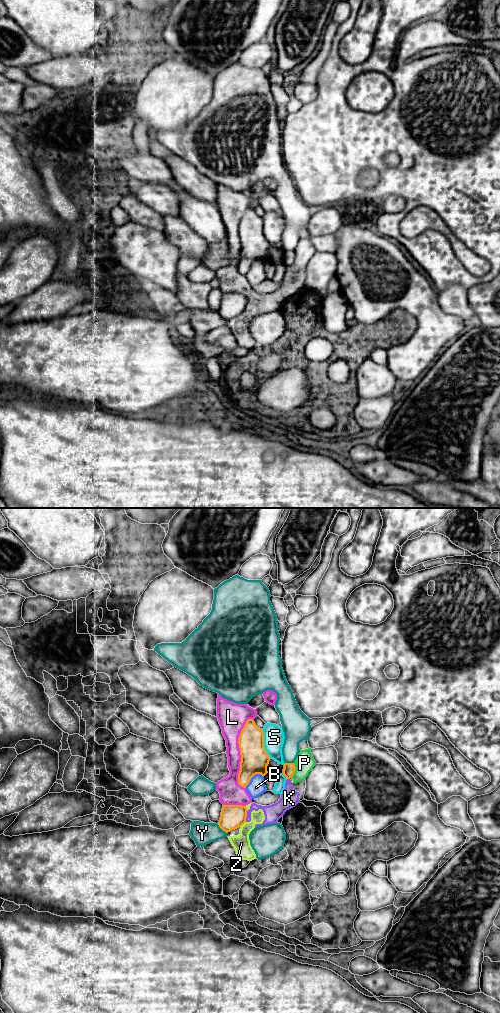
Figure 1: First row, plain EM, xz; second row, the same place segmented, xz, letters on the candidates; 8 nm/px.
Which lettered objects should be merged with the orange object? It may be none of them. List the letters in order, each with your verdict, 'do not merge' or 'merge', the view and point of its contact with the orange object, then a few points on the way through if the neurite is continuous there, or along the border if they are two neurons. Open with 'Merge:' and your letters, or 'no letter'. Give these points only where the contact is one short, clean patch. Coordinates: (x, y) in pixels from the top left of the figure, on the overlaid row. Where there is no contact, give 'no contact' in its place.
Merge: no letter
B: do not merge | xz (252, 776)
K: do not merge | xz (246, 816) | along xz (248, 810), (245, 821)
L: do not merge | xz (240, 752)
P: do not merge | xz (294, 770) | along xz (294, 763), (295, 770), (291, 777)
S: do not merge | xz (263, 744)
Y: do not merge | xz (222, 829)
Z: do not merge | xz (242, 824)

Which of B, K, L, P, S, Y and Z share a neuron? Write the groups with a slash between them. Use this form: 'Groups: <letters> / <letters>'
Groups: B / K L Z / P / S / Y

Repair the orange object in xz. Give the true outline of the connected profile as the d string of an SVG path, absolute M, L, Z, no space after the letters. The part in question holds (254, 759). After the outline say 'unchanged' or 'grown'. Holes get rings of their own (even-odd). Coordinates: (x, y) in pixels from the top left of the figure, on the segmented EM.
M248 719L238 738L241 762L238 784L246 788L256 774L265 776L270 757L264 748L264 733L253 719Z; unchanged

